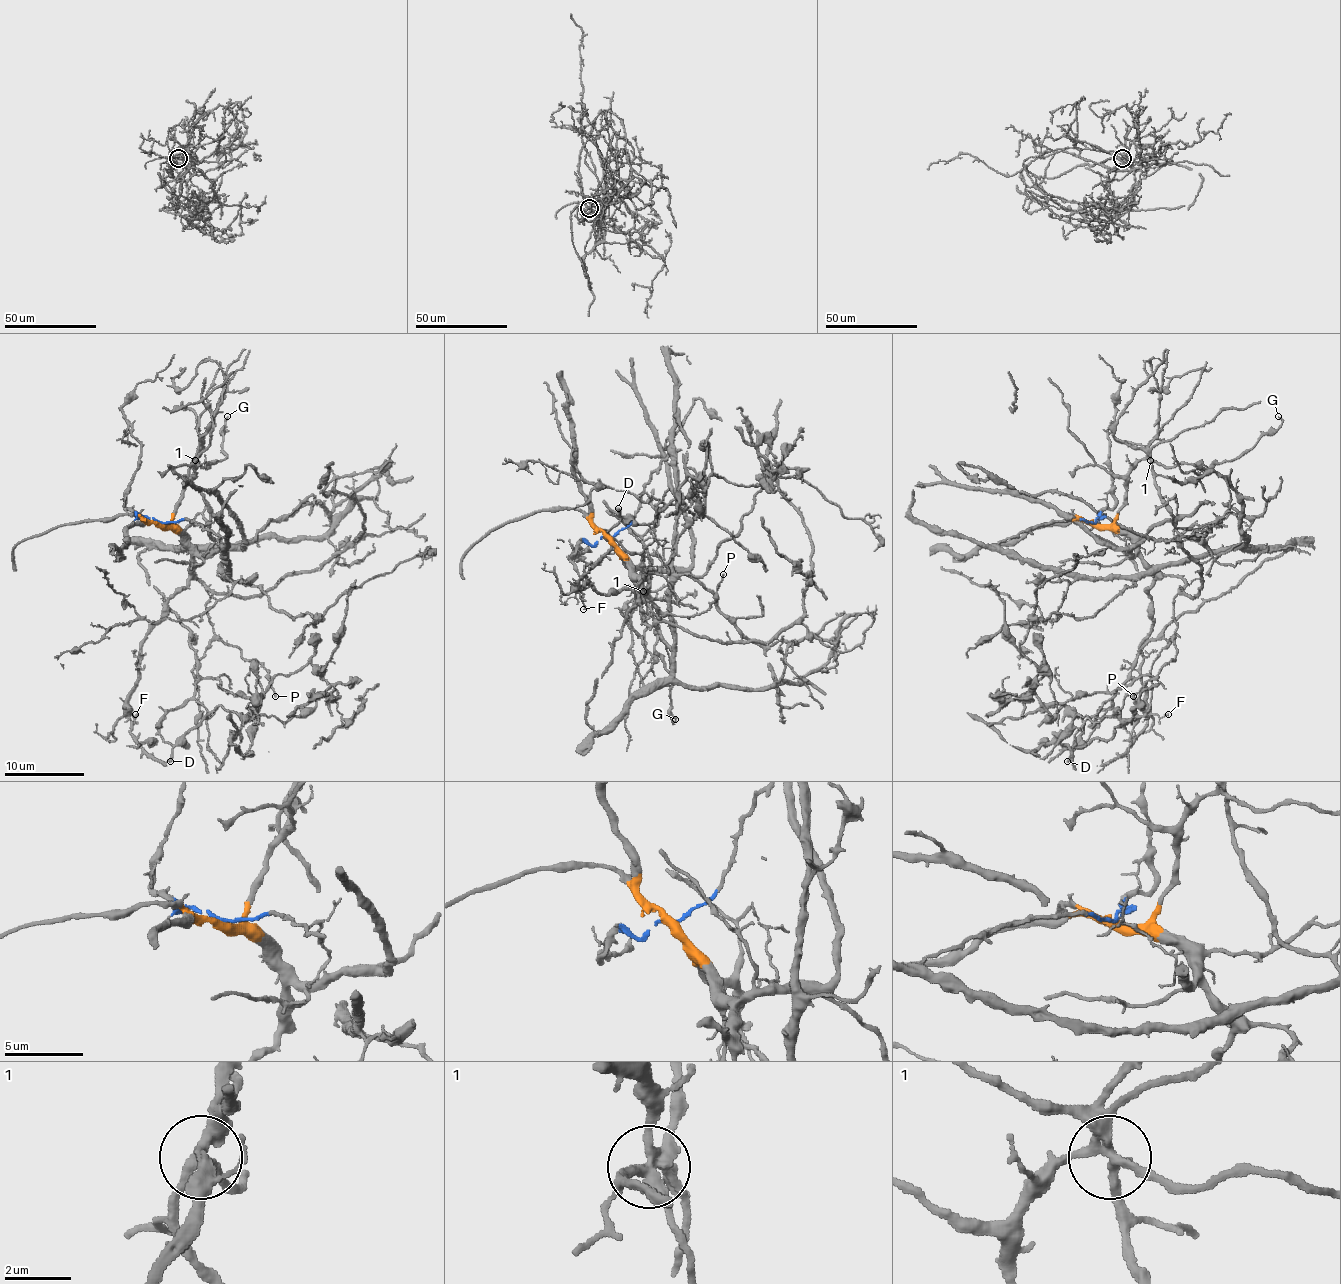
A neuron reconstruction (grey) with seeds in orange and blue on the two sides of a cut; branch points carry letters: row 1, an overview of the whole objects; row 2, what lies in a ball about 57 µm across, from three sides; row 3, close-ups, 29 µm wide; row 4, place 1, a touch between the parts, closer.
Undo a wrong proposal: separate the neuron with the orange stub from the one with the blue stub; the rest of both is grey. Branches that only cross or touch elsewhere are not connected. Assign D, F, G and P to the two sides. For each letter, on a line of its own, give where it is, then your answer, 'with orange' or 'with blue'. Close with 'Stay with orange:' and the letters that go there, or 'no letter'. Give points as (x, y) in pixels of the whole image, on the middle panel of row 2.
D: (618, 508) | with blue
F: (583, 609) | with orange
G: (675, 719) | with orange
P: (723, 574) | with orange
Stay with orange: F, G, P

